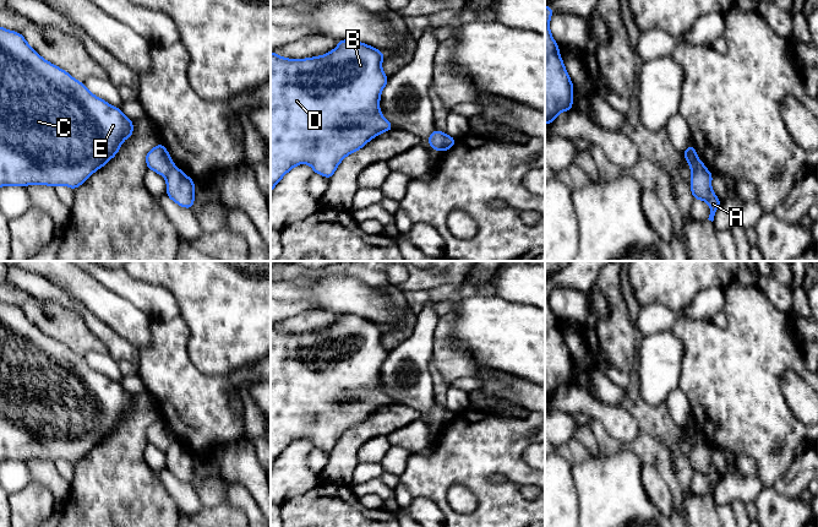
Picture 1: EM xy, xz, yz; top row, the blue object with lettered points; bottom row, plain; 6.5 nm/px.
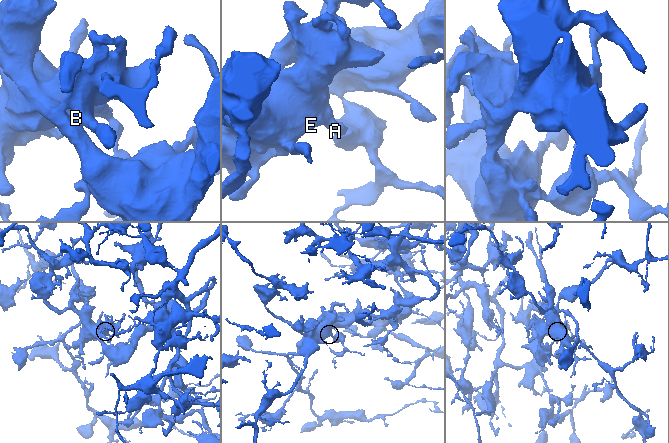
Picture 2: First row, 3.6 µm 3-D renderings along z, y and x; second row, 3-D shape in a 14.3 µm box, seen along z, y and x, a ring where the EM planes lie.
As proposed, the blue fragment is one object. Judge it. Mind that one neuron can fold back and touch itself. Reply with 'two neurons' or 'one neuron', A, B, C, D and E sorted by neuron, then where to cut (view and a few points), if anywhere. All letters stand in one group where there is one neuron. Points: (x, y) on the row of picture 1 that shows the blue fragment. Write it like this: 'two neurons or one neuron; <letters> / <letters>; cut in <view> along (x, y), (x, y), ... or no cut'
two neurons; A / B C D E; cut in xz along (446, 135), (442, 142), (442, 151)

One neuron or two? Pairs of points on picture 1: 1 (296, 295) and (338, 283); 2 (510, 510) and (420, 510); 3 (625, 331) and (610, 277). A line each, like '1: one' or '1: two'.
1: one
2: two
3: one

